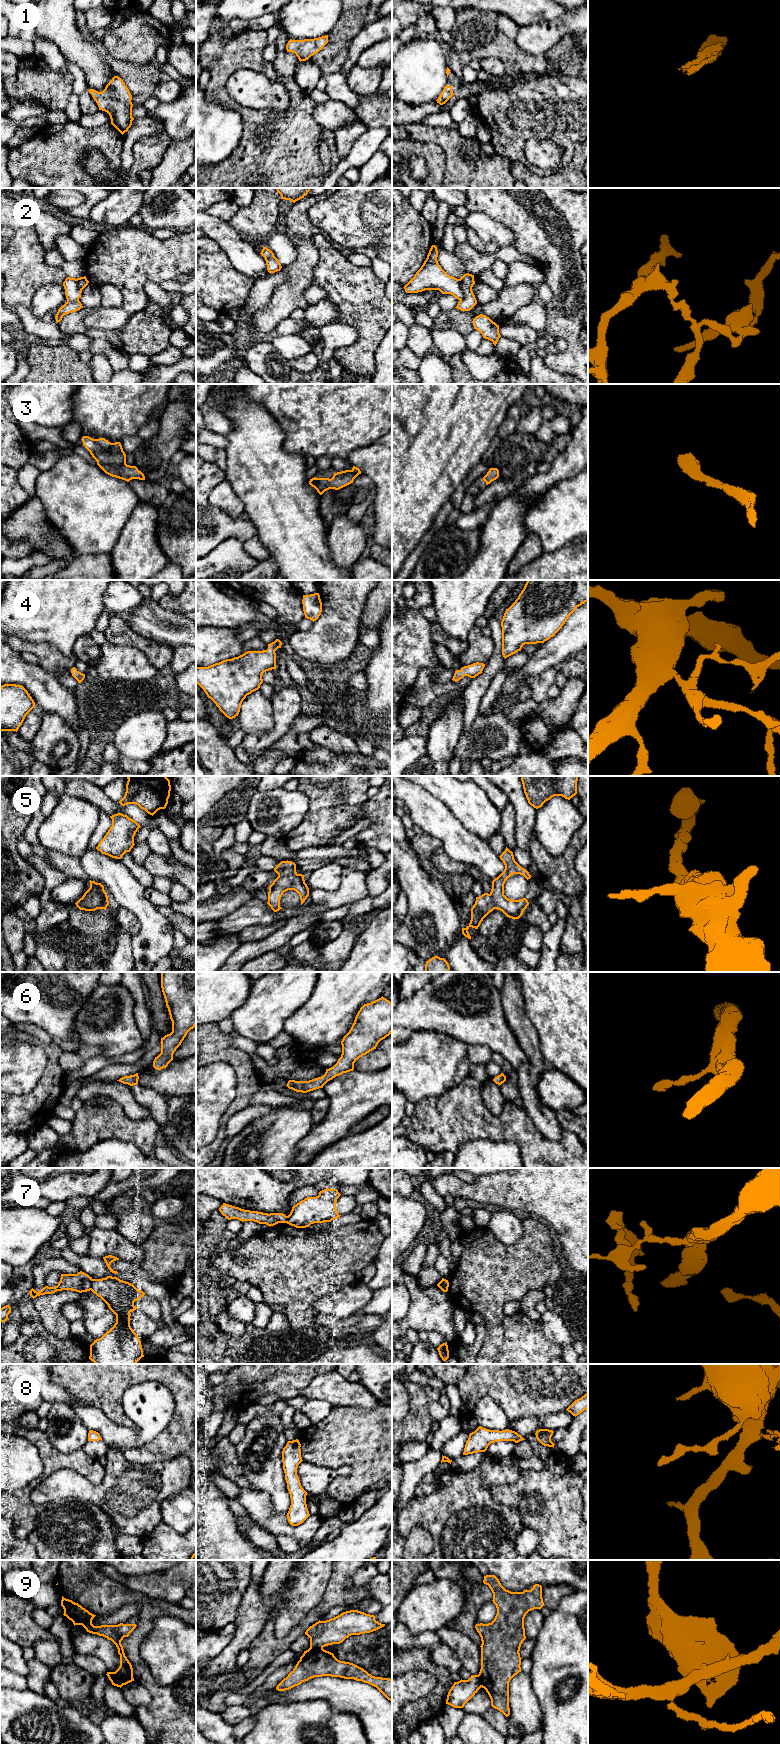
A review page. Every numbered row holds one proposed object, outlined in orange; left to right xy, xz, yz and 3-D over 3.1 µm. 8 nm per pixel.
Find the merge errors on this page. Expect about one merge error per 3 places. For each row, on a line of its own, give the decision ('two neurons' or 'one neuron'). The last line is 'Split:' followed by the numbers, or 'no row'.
1: one neuron
2: two neurons
3: one neuron
4: one neuron
5: one neuron
6: one neuron
7: two neurons
8: one neuron
9: two neurons
Split: 2, 7, 9

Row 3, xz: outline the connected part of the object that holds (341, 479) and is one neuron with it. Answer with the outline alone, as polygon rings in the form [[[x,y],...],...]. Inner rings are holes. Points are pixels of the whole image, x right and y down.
[[[353,466],[351,470],[334,473],[331,479],[314,477],[310,479],[309,484],[314,487],[320,495],[322,495],[325,491],[329,489],[339,490],[353,483],[354,479],[359,474],[361,474],[360,469]]]

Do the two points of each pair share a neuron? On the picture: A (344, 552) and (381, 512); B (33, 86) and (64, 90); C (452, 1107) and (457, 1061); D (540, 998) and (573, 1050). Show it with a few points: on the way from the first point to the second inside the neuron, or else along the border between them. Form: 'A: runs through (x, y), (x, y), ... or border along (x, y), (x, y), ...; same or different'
A: border along (366, 521), (369, 539); different
B: runs through (41, 86), (56, 89); same
C: border along (468, 1074), (455, 1086), (433, 1096); different
D: runs through (553, 1011), (573, 1031), (573, 1037); same

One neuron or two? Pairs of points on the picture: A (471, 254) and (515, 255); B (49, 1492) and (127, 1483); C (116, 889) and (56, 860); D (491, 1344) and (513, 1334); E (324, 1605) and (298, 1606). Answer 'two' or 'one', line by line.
A: one
B: one
C: two
D: two
E: two

